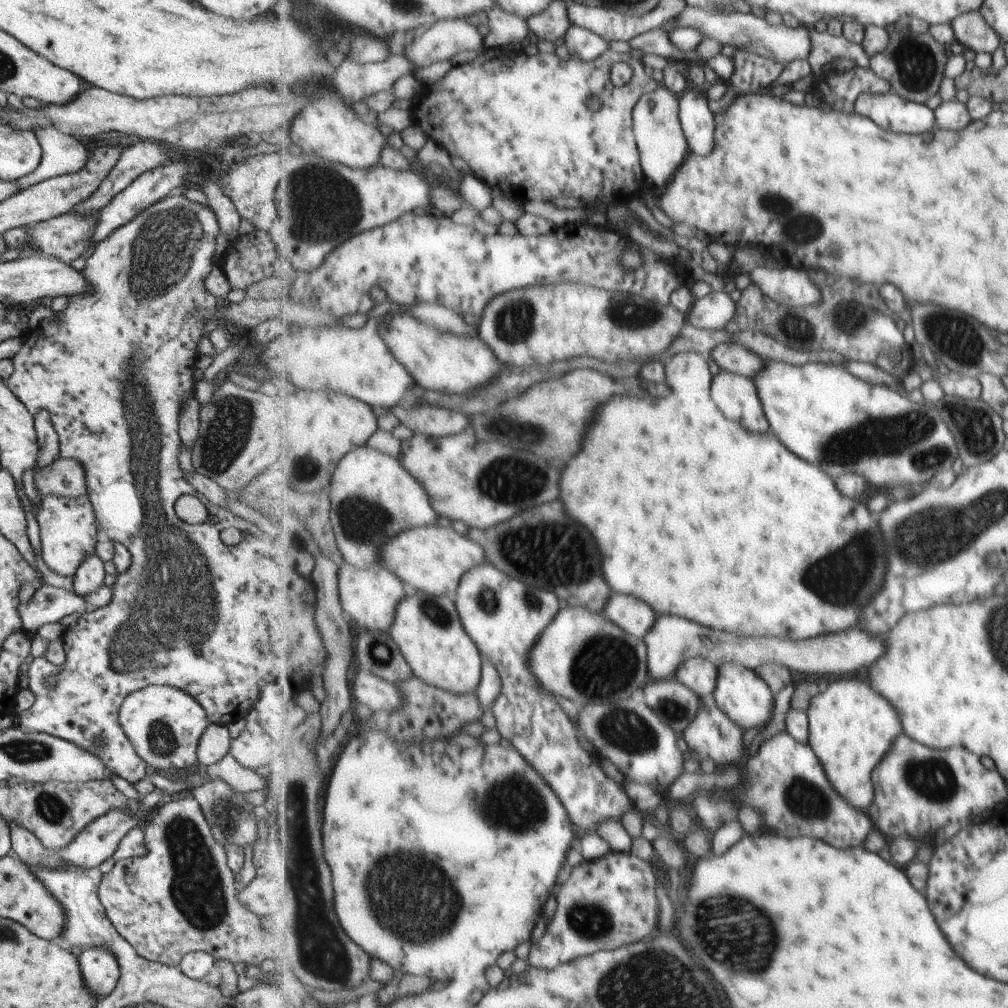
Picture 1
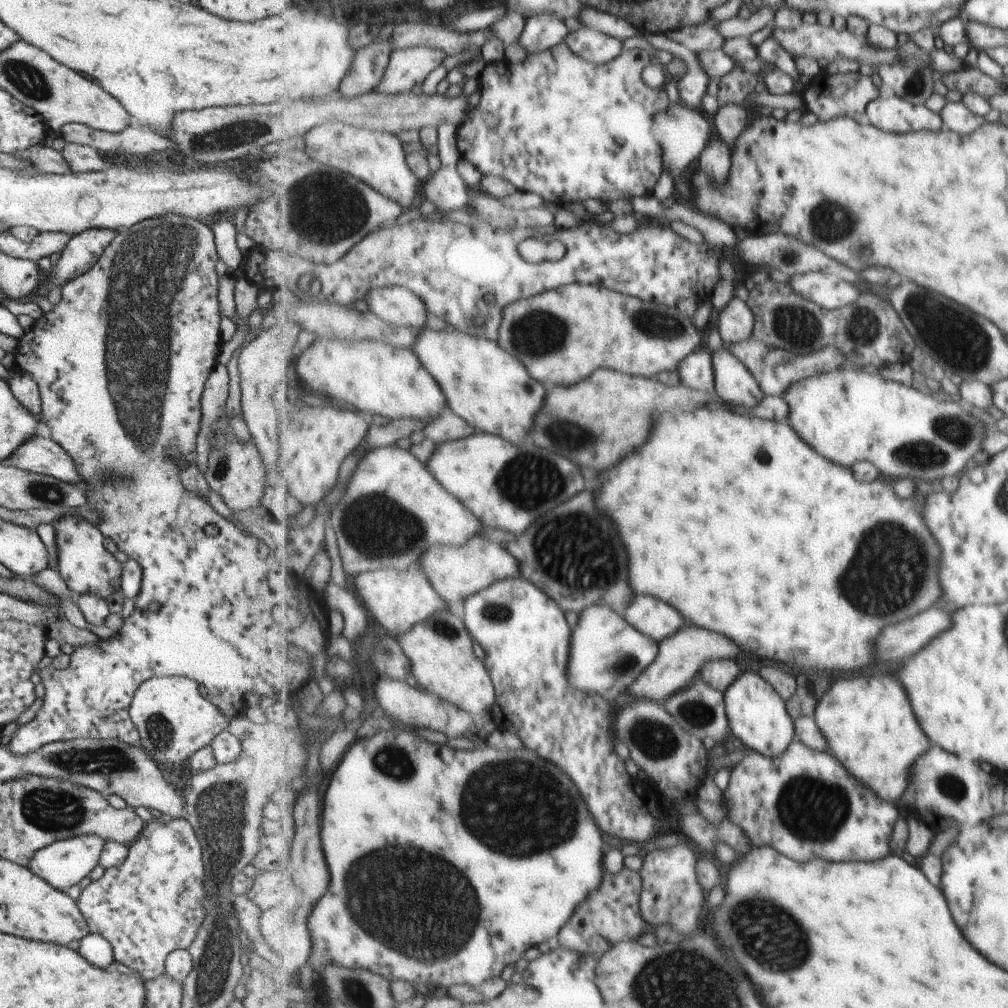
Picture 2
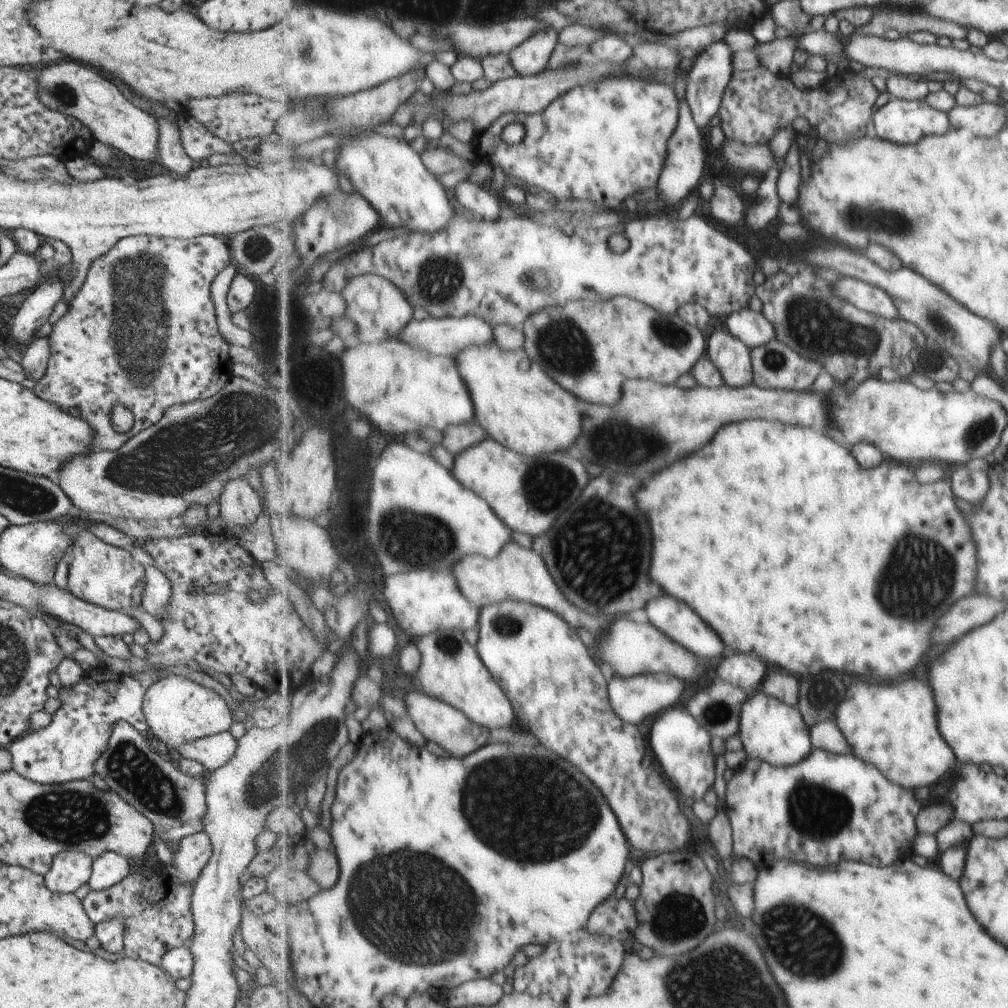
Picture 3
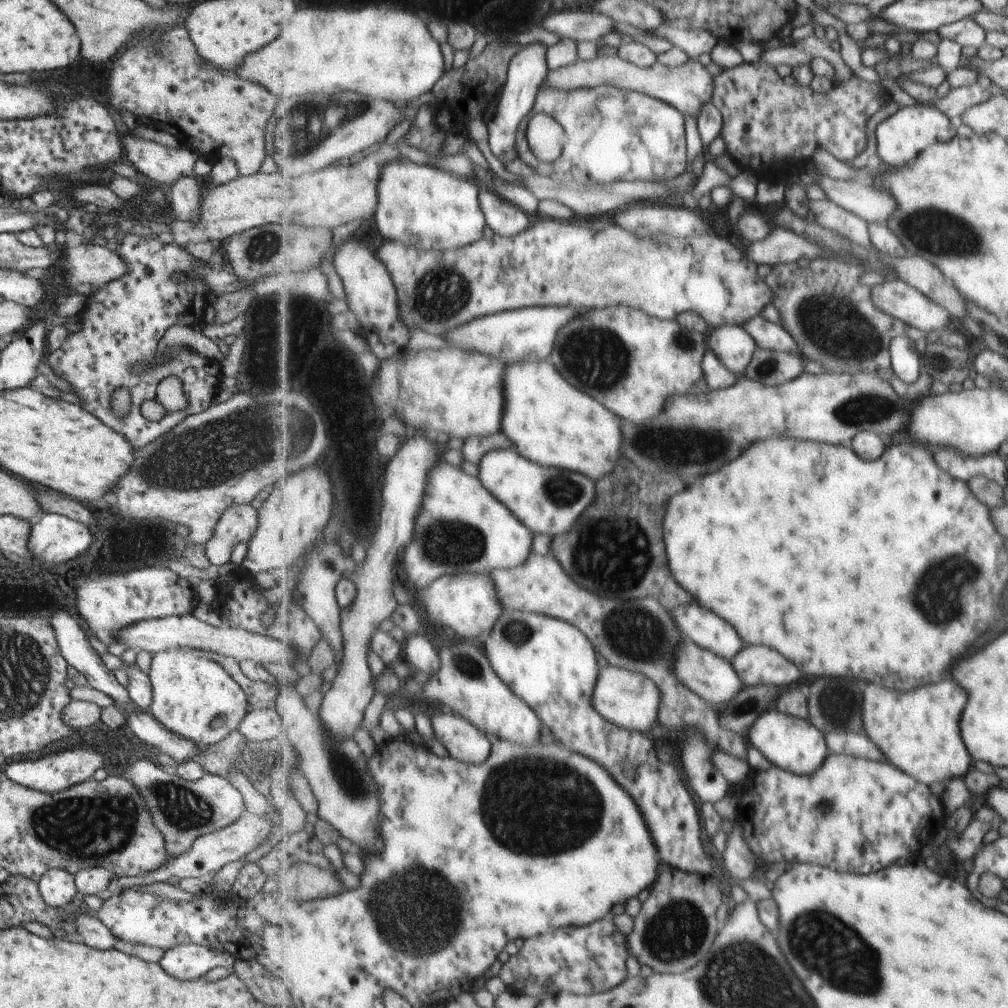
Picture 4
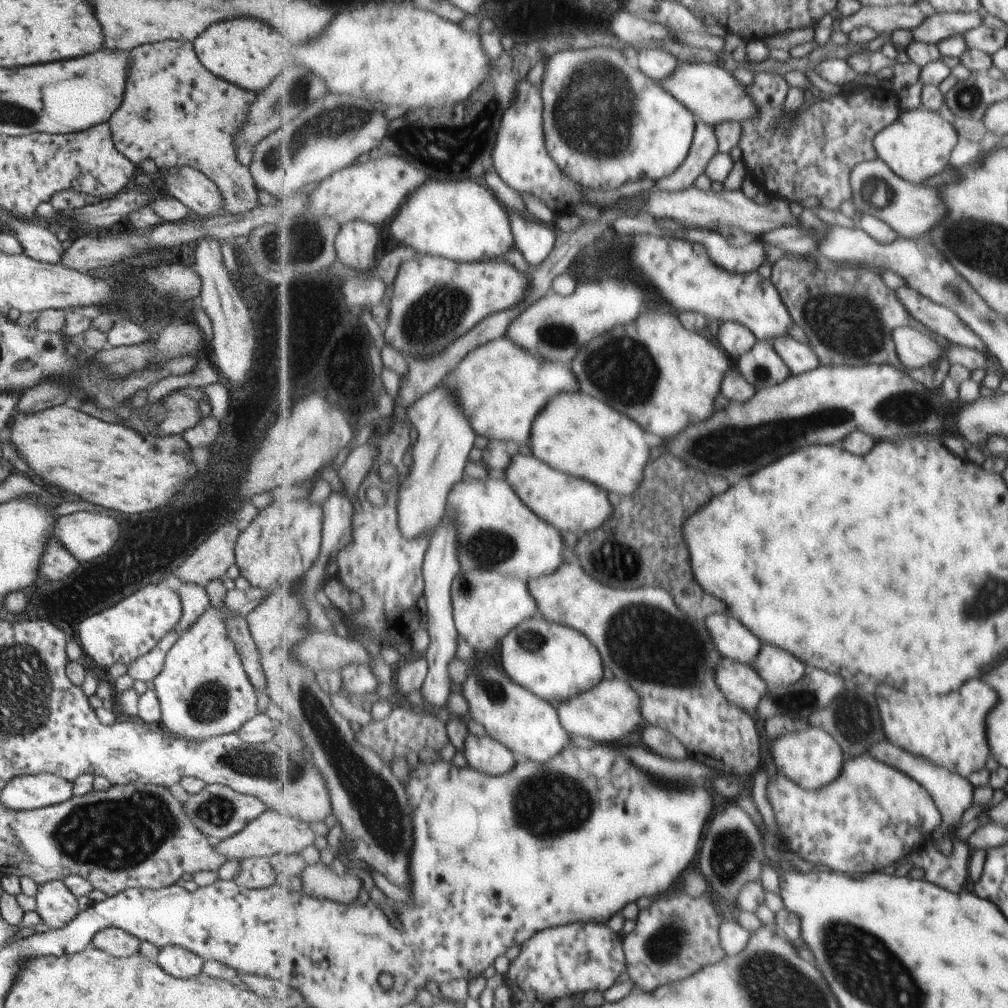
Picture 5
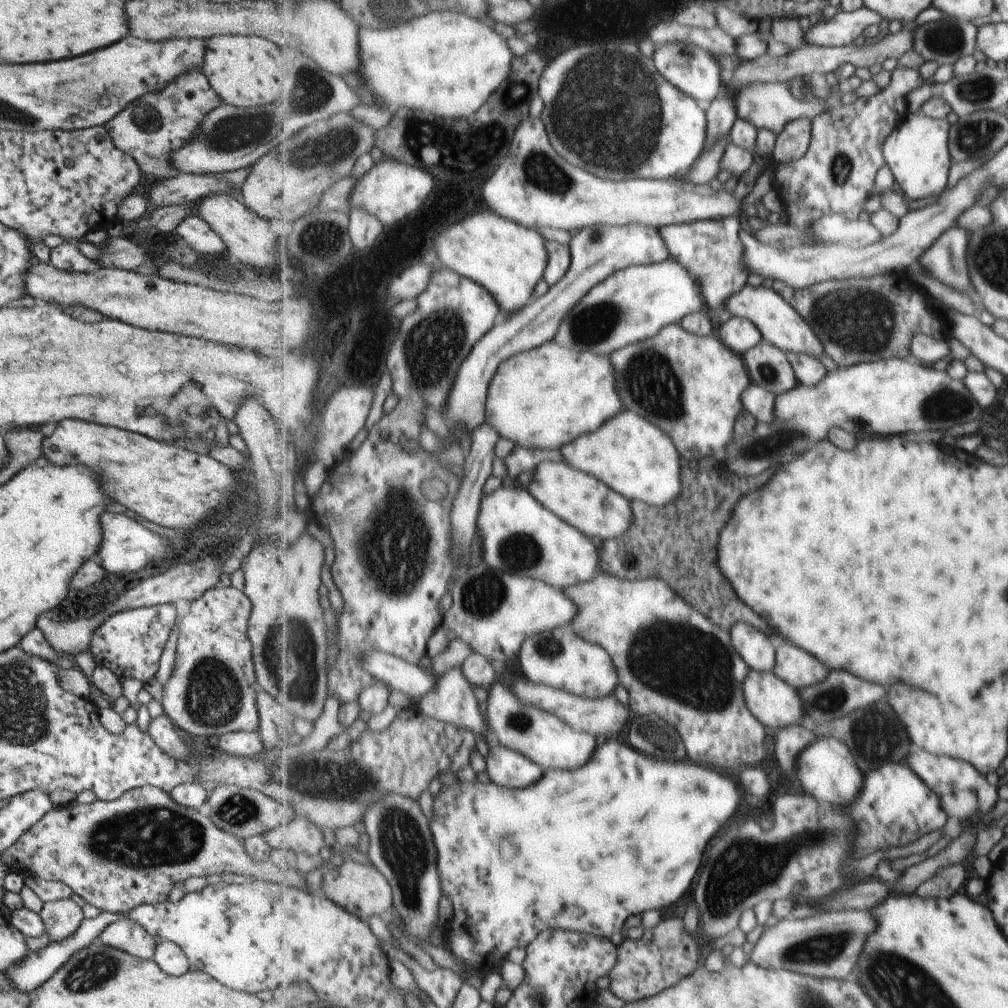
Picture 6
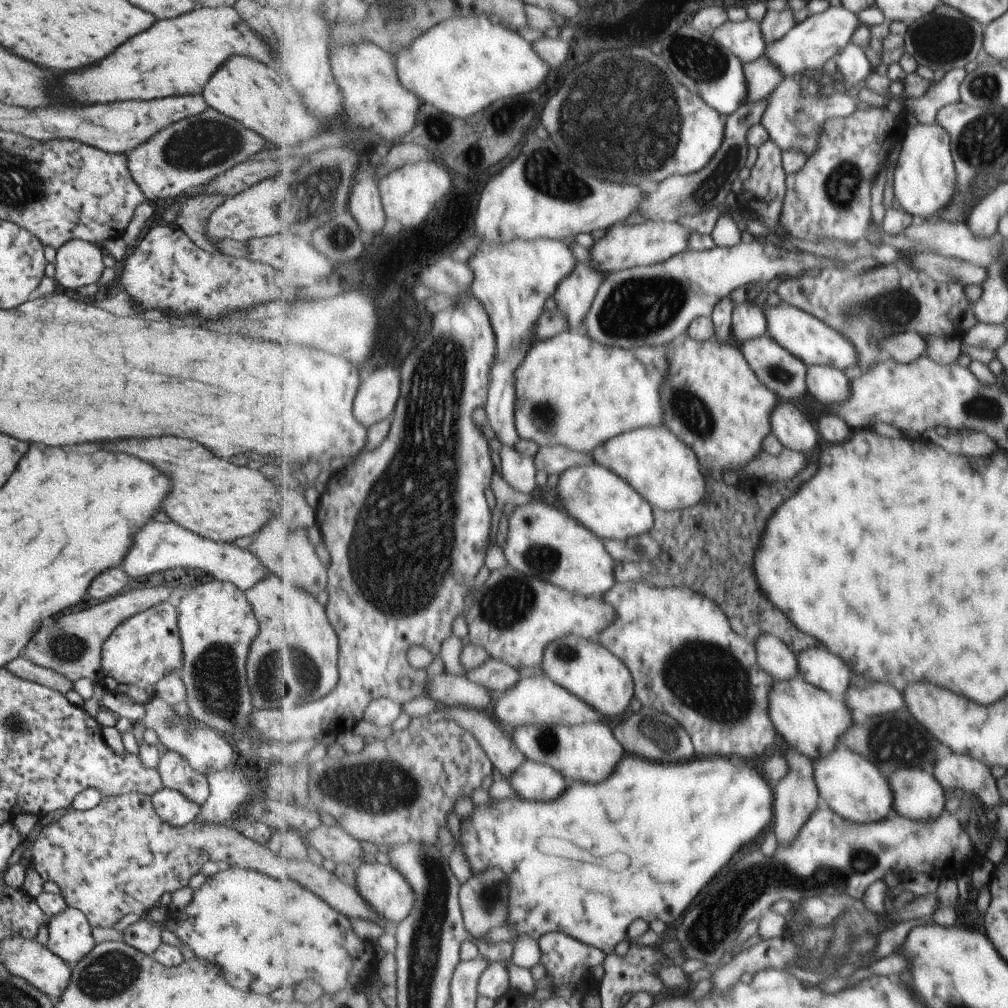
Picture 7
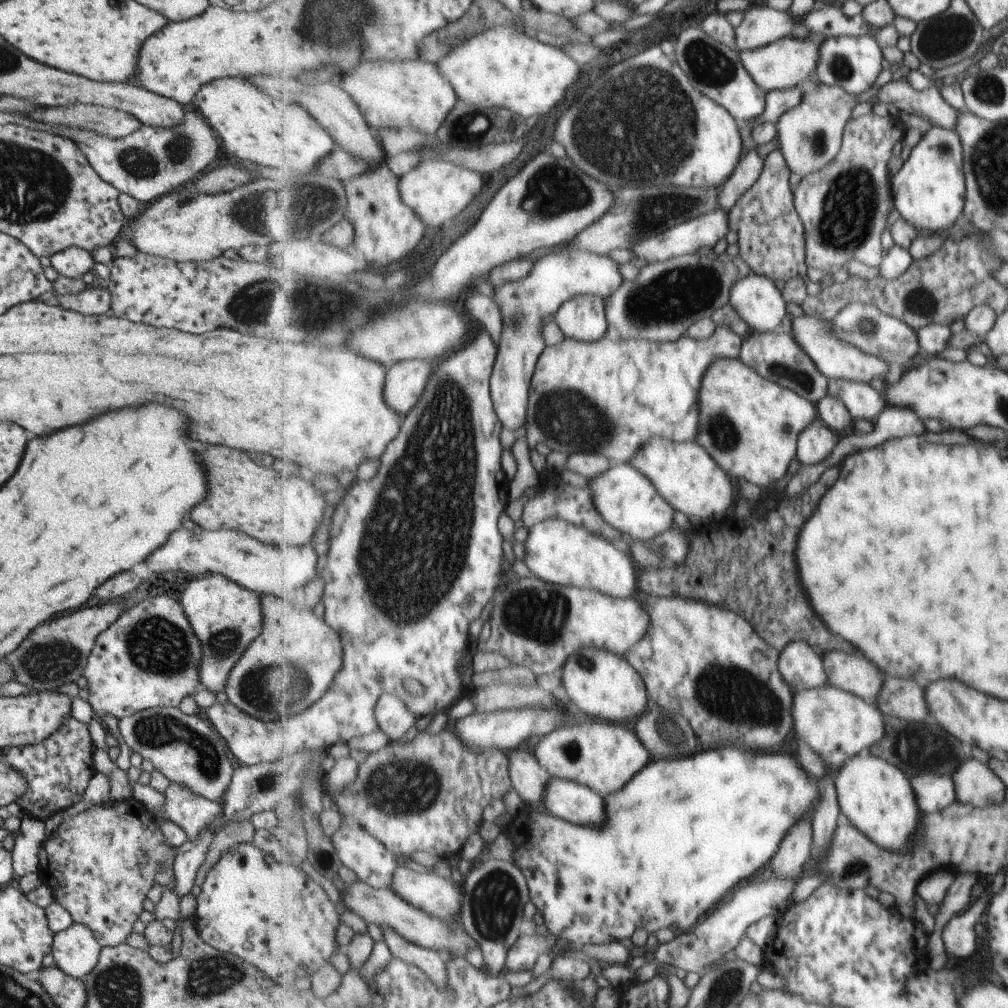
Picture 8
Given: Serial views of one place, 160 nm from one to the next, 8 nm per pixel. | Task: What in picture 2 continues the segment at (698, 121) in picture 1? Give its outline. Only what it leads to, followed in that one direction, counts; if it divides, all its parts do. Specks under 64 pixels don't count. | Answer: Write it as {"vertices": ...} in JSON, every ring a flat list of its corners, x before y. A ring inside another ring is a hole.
{"vertices":[[714,128,713,140,711,144,705,148,703,156,699,156,698,164,701,164,701,168,715,176,719,184,723,184,729,176,729,168,731,168,731,160,729,160,729,146,725,144,725,140,716,132]]}

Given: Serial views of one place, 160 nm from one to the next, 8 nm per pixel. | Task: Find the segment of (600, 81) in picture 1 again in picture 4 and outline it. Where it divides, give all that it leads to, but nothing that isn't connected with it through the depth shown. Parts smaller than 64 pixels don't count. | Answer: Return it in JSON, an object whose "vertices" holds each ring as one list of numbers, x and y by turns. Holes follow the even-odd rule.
{"vertices":[[601,85,592,89,560,91,543,86,539,91,534,114,548,114,561,122,569,136,569,144,564,146,561,158,555,162,540,161,530,149,525,130,518,134,518,158,530,166,538,175,543,175,560,183,565,182,597,182,597,184,613,184,621,180,666,181,682,175,689,168,687,154,687,138,685,138,685,118,675,105,647,93,618,89,609,85]]}

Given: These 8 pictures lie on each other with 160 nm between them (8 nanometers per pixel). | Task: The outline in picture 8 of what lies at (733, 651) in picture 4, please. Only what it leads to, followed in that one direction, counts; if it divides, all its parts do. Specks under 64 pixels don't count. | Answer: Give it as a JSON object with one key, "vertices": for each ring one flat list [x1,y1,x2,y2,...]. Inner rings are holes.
{"vertices":[[794,641,786,644,780,652,778,667,793,692,830,684,829,670,818,649,805,641]]}

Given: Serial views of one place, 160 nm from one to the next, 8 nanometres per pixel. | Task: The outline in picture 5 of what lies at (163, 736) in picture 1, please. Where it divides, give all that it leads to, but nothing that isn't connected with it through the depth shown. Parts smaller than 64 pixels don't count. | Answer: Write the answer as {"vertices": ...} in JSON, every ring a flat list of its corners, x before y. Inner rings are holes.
{"vertices":[[208,607,191,628,179,635,166,651,163,666,152,683,159,705,160,727,174,736,195,742,229,733,237,734,241,725,262,709,258,695,245,674,232,640,228,637,218,607]]}

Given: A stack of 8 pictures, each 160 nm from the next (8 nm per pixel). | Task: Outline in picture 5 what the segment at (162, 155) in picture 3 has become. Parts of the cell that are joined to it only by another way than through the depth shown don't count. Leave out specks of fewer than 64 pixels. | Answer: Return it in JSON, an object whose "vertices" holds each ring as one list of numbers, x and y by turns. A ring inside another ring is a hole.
{"vertices":[[201,237,193,242,190,254,194,258,194,271,200,276,202,285,196,302,199,302,203,312,211,320,211,354,213,354,213,364,217,366,219,374,229,382,229,384,239,384,246,378,247,370,252,355,254,345,252,333,252,312,246,309,244,300,235,286,231,274,223,266,223,259,219,251,218,242,213,237]]}

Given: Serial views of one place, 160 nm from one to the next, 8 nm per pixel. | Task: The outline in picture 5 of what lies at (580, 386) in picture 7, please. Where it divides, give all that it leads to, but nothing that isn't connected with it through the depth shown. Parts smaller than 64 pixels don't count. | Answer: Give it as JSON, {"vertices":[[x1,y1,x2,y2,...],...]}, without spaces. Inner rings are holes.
{"vertices":[[505,337,482,344,469,352,465,358,458,361,452,372,442,378,440,384,452,387,458,397,458,402,461,402,462,412,470,418,470,423,479,436,484,436,489,441,517,441,524,443,526,448,530,446,534,420,546,411,546,408,550,406,550,400,565,391,572,393,579,391,577,376,573,374,573,369,569,365,545,361,542,357,528,353]]}

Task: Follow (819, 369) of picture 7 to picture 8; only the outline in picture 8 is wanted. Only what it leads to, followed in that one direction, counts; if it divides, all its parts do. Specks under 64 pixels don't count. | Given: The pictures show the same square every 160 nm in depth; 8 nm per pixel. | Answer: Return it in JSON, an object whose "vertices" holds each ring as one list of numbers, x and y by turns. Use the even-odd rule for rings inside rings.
{"vertices":[[843,379,828,380,827,396,840,399,855,421,863,418,875,422,887,408,884,396,875,388,871,388,869,383]]}

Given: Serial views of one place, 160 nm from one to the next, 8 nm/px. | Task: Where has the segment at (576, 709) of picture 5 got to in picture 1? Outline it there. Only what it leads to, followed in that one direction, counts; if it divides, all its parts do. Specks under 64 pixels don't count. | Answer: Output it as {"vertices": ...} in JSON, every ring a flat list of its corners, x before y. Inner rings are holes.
{"vertices":[[659,614,657,623,646,632,643,640,647,645,651,681,676,678,677,667,684,660,695,657,712,657,717,664,733,663,750,669,765,663,775,663,814,678,818,674,839,675,869,668,875,660,879,660,879,656,885,654,883,638,871,638,861,628,851,628,851,632,837,632,835,636,819,636,811,642,791,642,783,638,745,638,729,632,717,632,689,618,673,614]]}

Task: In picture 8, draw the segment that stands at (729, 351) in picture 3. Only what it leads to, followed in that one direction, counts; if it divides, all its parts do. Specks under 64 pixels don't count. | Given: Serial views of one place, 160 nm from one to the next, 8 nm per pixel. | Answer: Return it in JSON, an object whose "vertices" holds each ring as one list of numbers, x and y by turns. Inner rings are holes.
{"vertices":[[753,273,748,277,742,278,731,289,730,303,735,307,739,316,747,322,751,333,779,329,784,322,788,322,790,319,787,310,785,310,786,294,783,291,779,291,773,281,766,276]]}

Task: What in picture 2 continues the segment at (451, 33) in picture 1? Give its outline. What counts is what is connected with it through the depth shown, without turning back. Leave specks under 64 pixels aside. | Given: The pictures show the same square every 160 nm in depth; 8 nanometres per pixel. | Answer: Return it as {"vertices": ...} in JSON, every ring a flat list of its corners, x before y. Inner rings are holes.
{"vertices":[[419,46,396,49,377,92,383,94,411,93,417,84,424,84,435,68,442,66,447,54,437,48]]}

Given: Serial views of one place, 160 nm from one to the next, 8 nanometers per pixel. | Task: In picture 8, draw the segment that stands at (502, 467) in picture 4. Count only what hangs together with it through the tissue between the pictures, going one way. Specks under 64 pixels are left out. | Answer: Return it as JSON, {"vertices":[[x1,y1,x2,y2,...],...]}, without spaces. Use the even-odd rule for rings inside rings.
{"vertices":[[629,463,612,464,602,475,587,482,604,519,635,541,648,541,675,527,678,512,639,469]]}

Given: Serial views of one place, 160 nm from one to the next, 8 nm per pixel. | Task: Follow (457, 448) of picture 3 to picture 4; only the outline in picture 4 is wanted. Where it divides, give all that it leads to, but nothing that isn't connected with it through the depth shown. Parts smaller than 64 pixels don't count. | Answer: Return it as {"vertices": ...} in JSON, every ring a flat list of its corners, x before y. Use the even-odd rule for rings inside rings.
{"vertices":[[503,432,487,435,484,437,470,436,463,440,461,449,463,465,461,468,471,476,478,476,480,460,488,454,489,451,497,449,511,449,513,443,510,438]]}

